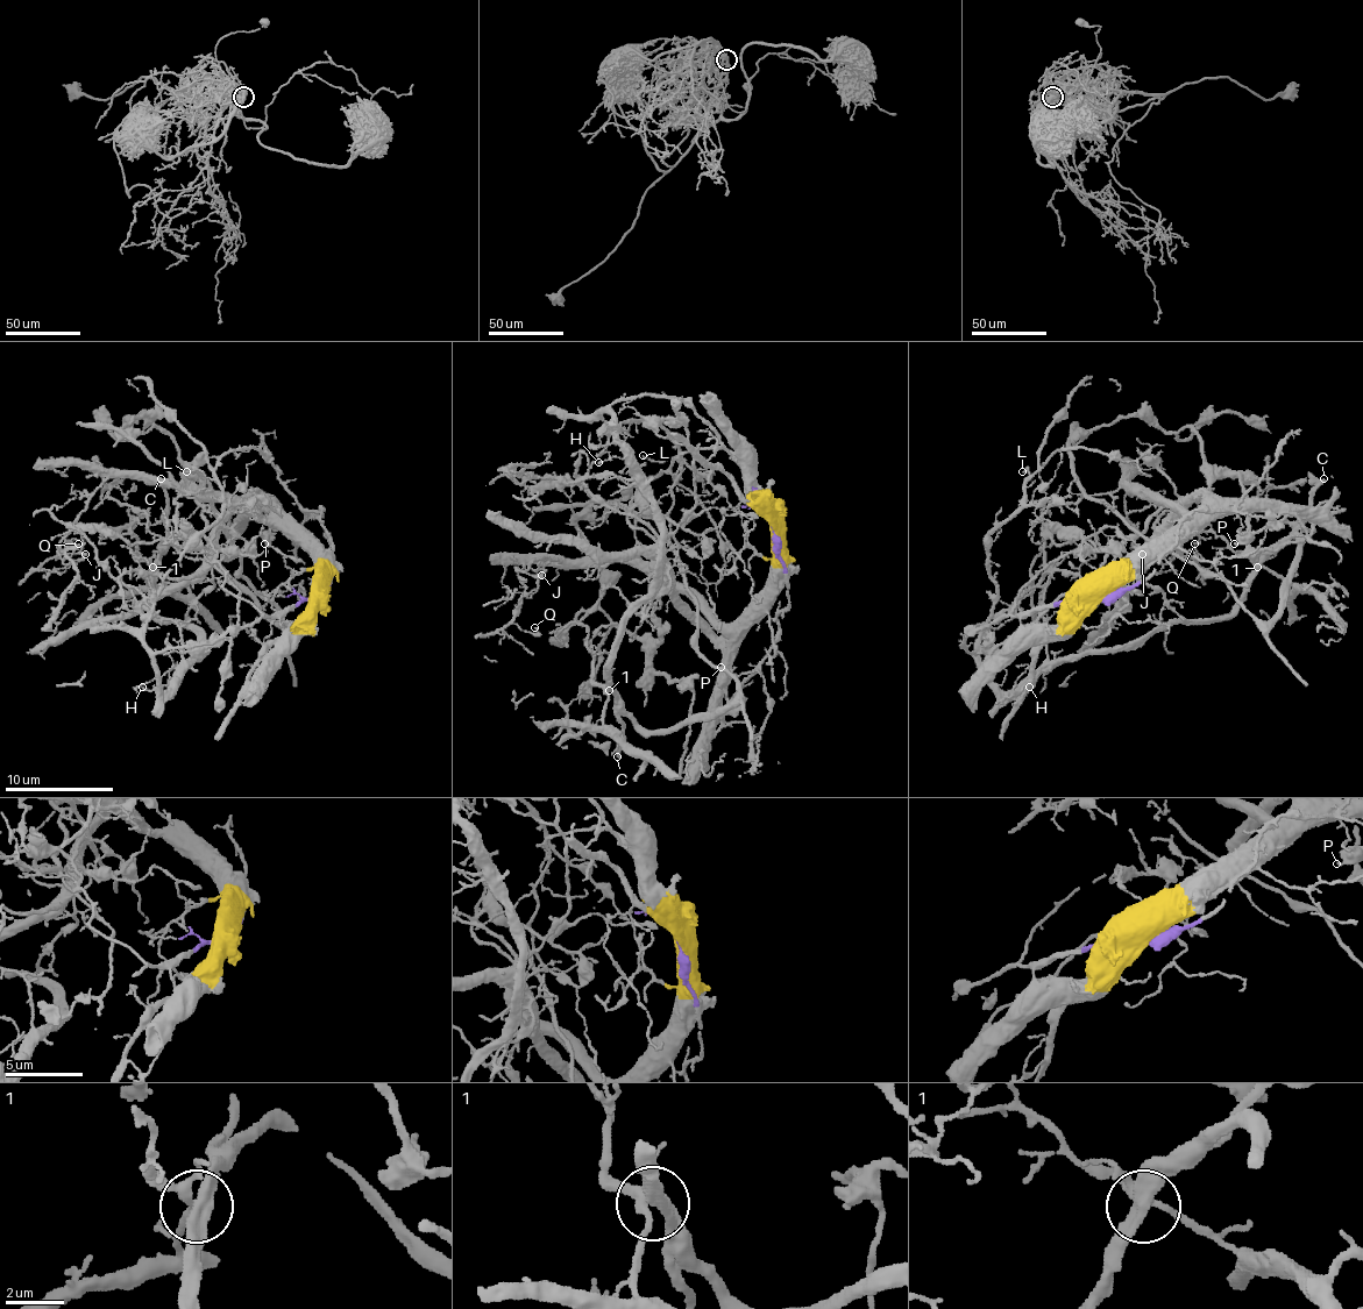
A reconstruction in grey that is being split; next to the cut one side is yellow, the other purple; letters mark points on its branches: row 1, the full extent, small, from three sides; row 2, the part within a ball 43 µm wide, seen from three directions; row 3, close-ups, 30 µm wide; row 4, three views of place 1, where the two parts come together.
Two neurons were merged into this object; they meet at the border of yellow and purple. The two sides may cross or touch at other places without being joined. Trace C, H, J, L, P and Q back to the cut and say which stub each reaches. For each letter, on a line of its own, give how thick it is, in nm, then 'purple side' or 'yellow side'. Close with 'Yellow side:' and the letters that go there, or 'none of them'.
C: calibre 260 nm; purple side
H: calibre 90 nm; purple side
J: calibre 220 nm; yellow side
L: calibre 120 nm; purple side
P: calibre 320 nm; yellow side
Q: calibre 110 nm; yellow side
Yellow side: J, P, Q

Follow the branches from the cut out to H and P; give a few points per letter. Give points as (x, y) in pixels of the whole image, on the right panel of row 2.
H: (1095, 597), (1063, 599), (1051, 607), (1000, 616), (963, 640), (975, 664), (1000, 689), (1024, 695), (1030, 687)
P: (1092, 597), (1149, 564), (1163, 552), (1220, 516), (1263, 507), (1287, 511), (1277, 521), (1244, 532), (1233, 543)

